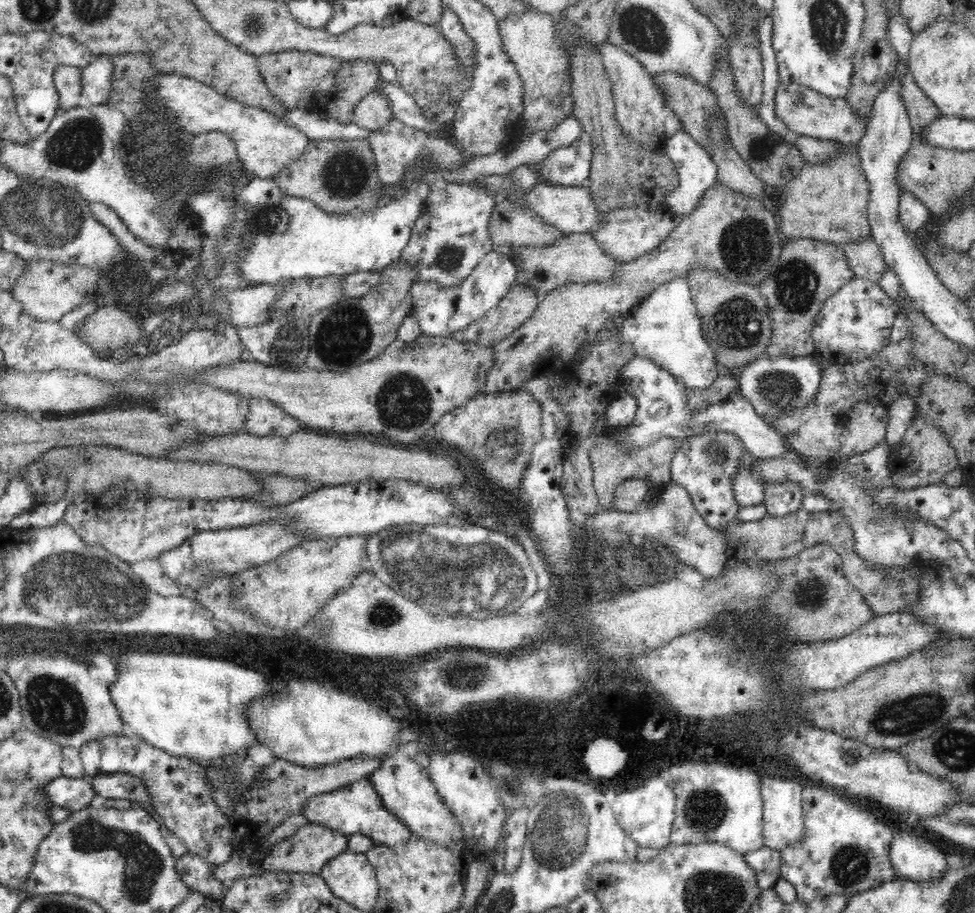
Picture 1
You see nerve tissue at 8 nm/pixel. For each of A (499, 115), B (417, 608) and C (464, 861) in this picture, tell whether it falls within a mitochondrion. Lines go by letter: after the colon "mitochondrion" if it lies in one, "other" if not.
A: other
B: mitochondrion
C: other

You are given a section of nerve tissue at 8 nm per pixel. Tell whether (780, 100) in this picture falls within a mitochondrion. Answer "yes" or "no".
no

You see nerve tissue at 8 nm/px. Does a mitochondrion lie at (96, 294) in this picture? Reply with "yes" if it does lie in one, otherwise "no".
no

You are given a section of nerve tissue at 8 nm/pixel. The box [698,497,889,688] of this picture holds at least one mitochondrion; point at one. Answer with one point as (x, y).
(810, 591)

